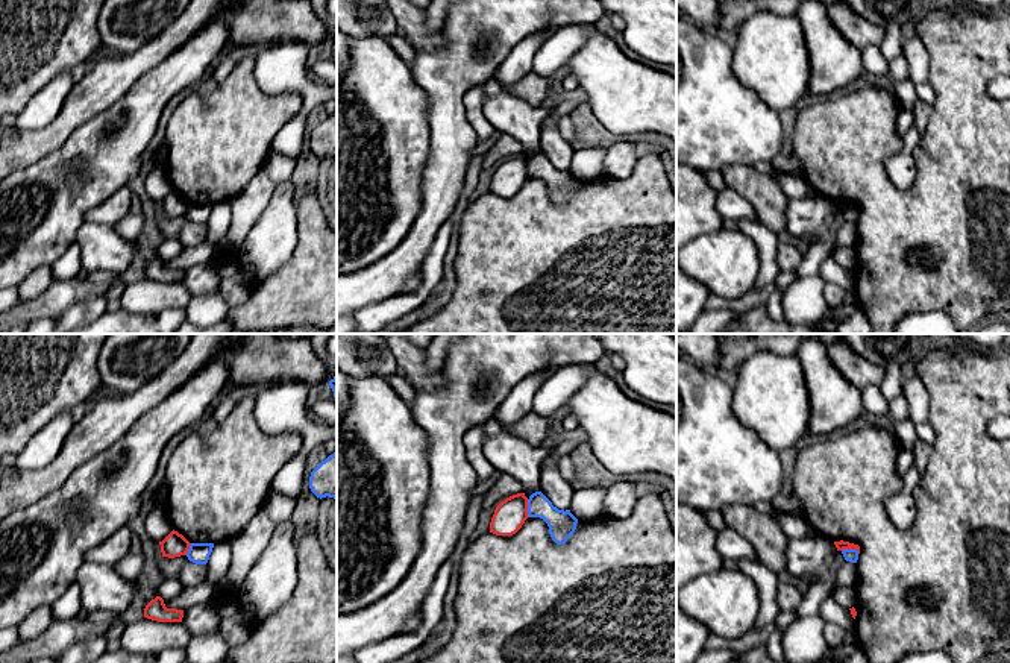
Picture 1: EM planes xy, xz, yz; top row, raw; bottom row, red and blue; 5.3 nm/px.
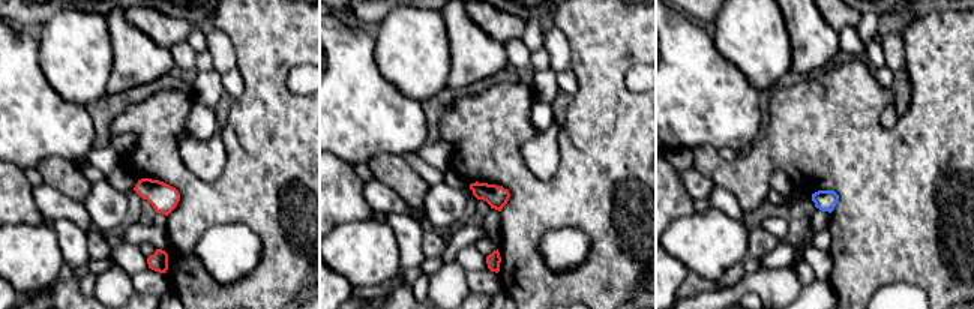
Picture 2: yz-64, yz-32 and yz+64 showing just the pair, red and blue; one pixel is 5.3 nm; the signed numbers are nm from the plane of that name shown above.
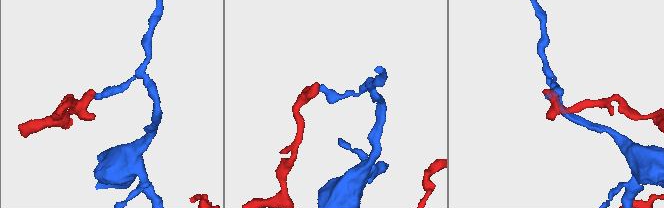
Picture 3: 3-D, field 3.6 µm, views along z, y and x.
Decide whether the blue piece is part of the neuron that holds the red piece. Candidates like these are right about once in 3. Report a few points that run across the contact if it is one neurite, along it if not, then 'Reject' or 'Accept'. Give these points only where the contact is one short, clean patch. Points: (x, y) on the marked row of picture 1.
Line: yz (842, 551), (856, 549), (859, 553). Reject

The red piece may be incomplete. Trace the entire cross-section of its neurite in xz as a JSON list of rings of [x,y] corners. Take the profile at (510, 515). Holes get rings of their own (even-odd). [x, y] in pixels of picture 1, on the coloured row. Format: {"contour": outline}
{"contour": [[[525,493],[513,495],[496,507],[490,522],[490,533],[496,536],[513,536],[528,517],[528,498]]]}

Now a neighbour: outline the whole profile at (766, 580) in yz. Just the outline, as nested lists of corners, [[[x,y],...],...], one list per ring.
[[[743,558],[739,567],[748,573],[758,586],[760,592],[760,613],[754,630],[764,630],[773,624],[775,617],[781,613],[776,604],[778,578],[773,570],[761,561]]]

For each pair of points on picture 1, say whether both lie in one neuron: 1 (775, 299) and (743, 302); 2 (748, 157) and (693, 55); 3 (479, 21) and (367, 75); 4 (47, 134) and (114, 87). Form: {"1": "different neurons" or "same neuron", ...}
{"1": "different neurons", "2": "same neuron", "3": "different neurons", "4": "same neuron"}

